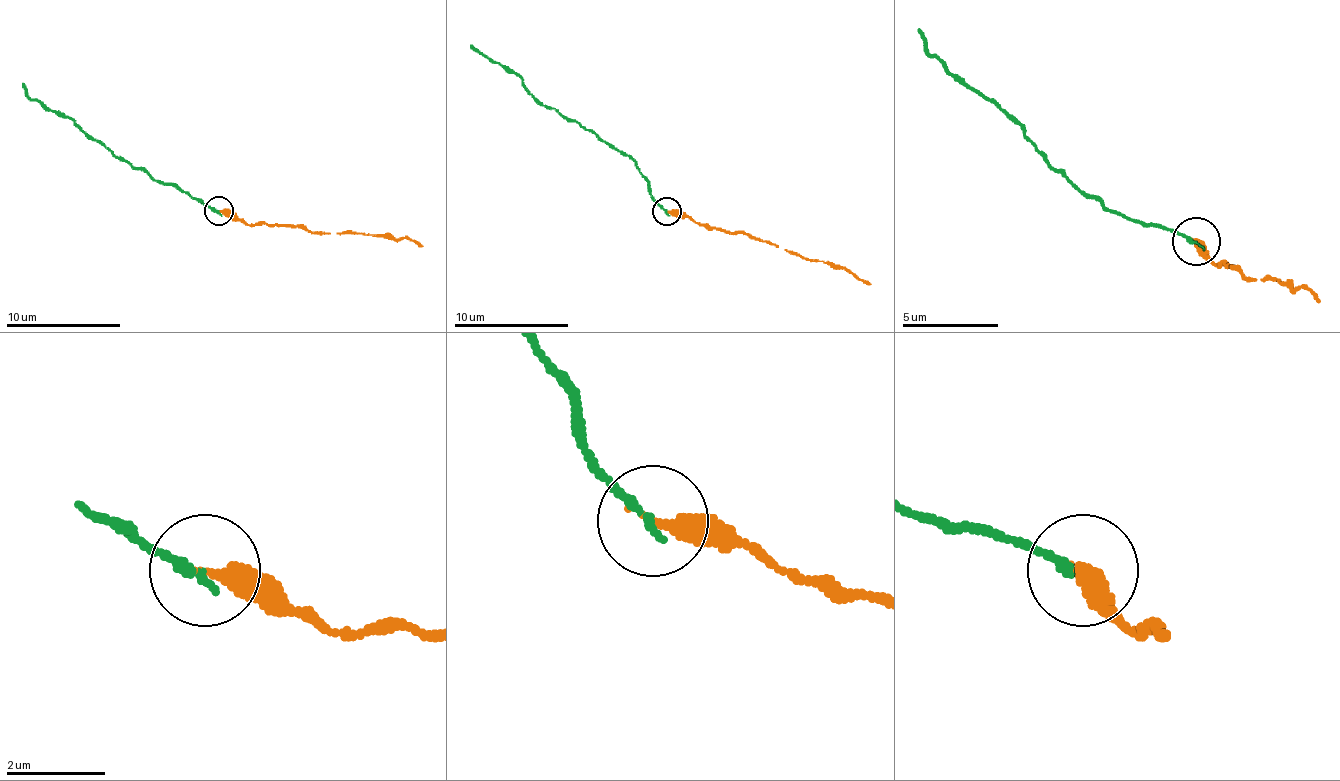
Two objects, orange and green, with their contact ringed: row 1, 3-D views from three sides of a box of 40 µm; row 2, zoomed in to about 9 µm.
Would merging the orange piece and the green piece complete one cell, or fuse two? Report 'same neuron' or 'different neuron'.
different neuron

